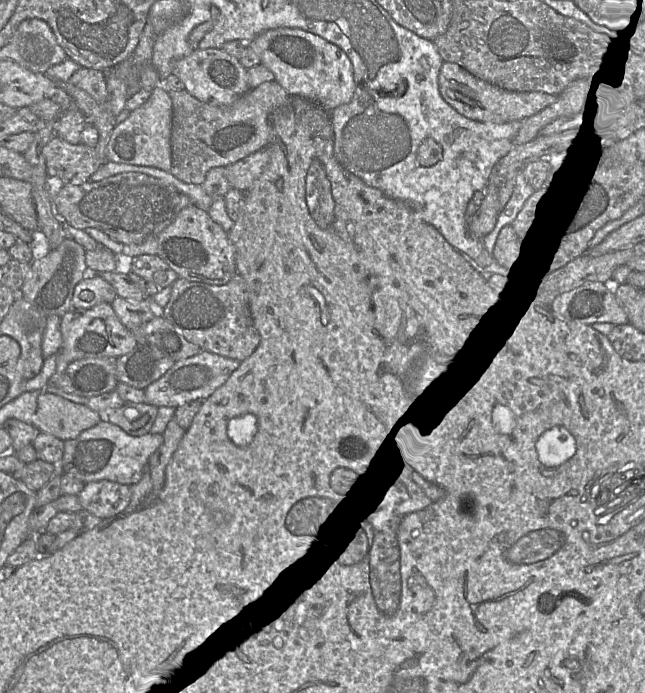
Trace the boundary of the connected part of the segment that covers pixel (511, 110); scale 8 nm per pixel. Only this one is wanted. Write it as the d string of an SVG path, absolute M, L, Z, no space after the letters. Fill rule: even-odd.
M443 62L439 77L439 92L442 98L458 113L480 122L506 123L522 121L534 116L553 104L557 96L544 92L517 92L502 89L481 80L460 65Z

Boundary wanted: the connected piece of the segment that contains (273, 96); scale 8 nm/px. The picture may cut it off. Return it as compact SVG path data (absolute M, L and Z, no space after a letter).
M275 80L260 84L229 105L202 102L185 89L168 92L172 101L170 173L196 185L203 184L210 169L234 164L265 148L271 140L271 114L293 98Z

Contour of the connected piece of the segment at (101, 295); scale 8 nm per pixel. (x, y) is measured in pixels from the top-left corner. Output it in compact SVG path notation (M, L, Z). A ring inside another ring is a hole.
M97 272L88 273L74 288L73 309L89 309L99 303L111 304L117 297L114 288Z

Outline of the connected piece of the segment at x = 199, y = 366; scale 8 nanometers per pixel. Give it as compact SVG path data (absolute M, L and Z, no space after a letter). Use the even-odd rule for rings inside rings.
M202 350L197 355L175 362L160 379L146 387L144 403L177 408L190 401L205 400L229 379L240 363L238 360Z

